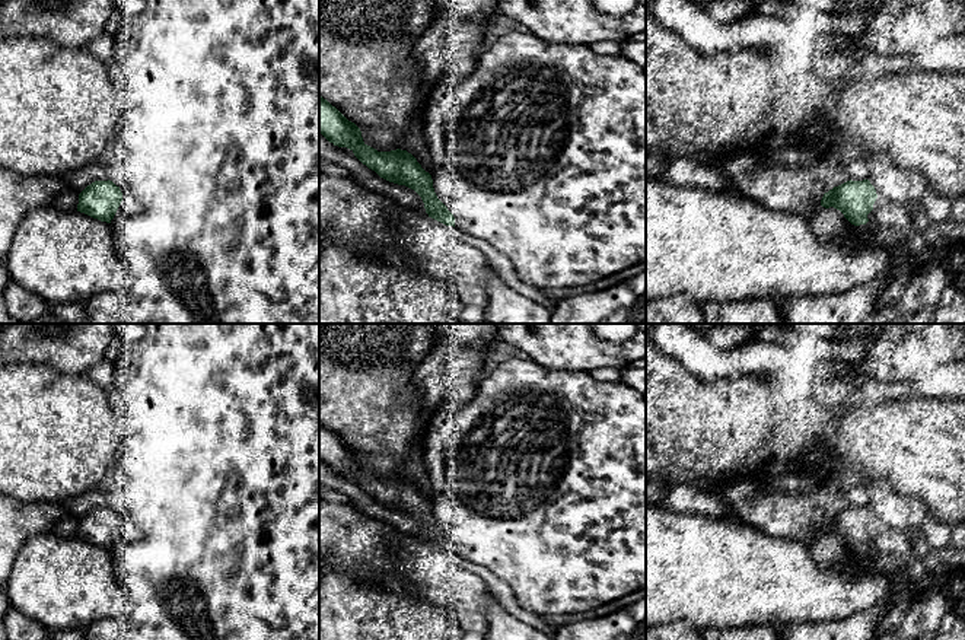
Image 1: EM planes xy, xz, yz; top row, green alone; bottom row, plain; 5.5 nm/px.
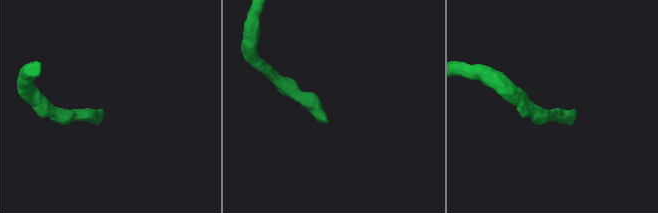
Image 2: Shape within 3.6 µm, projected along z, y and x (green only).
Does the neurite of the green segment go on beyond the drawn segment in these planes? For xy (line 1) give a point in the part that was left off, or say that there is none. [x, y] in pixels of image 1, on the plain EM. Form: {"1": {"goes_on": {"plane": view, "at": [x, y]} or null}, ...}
{"1": {"goes_on": null}}

